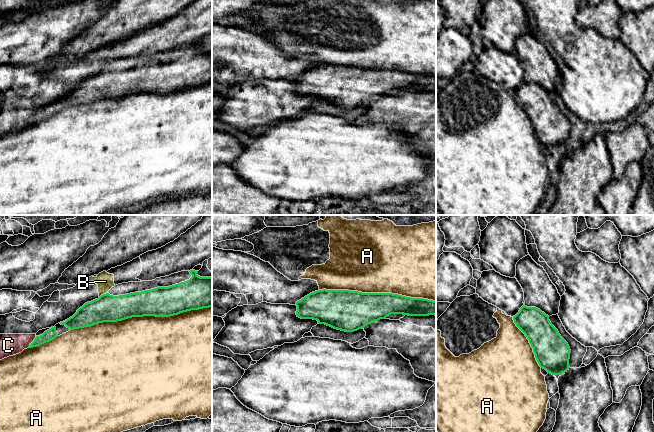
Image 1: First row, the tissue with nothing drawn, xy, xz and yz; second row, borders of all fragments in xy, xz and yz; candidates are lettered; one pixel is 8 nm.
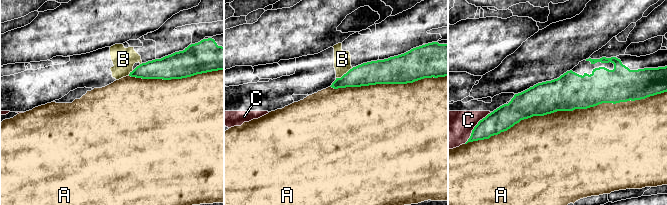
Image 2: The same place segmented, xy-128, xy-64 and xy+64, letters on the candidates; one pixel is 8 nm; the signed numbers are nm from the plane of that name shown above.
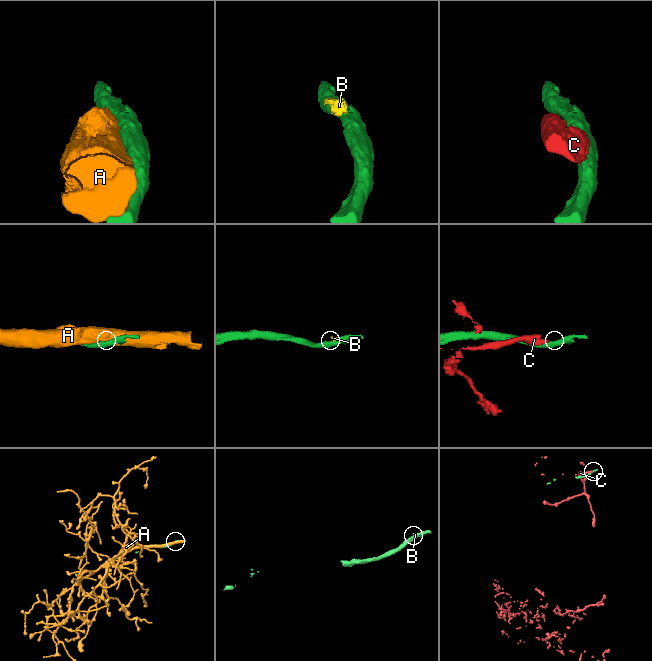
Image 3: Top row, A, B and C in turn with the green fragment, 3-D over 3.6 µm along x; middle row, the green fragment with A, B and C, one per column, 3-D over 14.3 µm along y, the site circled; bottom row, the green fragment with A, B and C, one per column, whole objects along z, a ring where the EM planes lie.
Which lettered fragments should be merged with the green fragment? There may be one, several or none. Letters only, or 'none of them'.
none of them

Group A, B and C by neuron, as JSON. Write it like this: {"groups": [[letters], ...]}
{"groups": [["A"], ["B", "C"]]}

